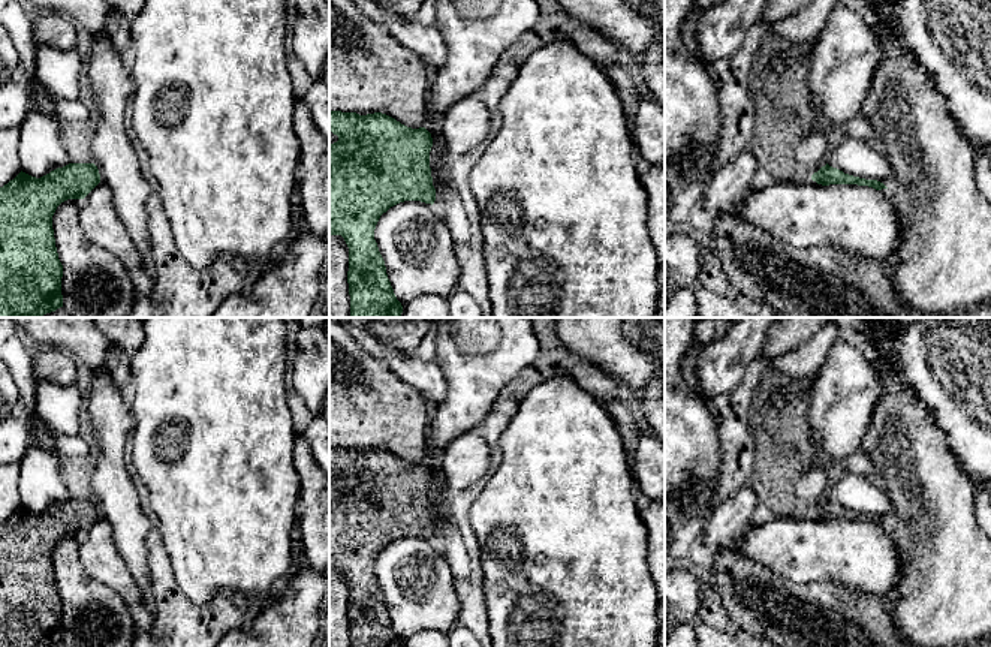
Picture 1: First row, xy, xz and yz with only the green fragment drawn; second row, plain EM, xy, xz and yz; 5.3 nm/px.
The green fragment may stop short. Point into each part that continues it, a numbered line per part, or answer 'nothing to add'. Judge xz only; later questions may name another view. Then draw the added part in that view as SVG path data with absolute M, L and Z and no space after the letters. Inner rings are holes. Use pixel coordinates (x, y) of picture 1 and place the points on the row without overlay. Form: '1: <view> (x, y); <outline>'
nothing to add

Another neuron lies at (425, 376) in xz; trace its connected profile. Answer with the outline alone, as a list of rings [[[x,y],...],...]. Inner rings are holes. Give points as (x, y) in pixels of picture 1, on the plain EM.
[[[374,337],[382,353],[382,361],[401,377],[415,386],[422,397],[433,404],[440,404],[448,392],[443,371],[436,361],[425,361],[415,355],[404,355],[383,340]]]

